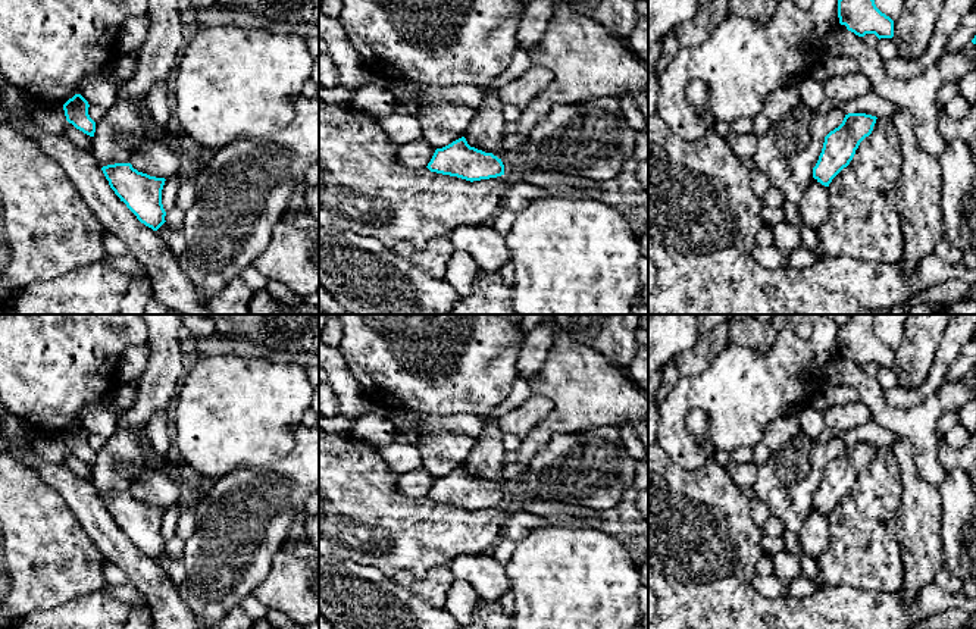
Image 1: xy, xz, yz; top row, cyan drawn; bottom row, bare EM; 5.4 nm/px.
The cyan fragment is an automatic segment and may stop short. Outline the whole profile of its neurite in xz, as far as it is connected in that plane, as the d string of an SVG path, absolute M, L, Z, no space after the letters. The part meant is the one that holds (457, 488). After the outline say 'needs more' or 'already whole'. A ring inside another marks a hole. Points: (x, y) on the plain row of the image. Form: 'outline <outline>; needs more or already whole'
outline M464 466L437 478L426 497L431 501L457 506L470 511L504 504L501 488L470 476Z; already whole

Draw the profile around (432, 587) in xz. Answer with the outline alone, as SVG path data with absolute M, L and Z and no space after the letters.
M437 566L422 576L410 572L398 572L392 576L392 581L420 597L425 603L437 608L444 608L448 589L454 582L454 575L448 566Z

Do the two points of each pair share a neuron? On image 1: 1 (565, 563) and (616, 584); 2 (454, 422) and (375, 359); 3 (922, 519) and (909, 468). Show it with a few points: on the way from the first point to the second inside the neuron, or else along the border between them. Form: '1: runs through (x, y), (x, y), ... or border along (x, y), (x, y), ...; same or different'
1: runs through (578, 576), (584, 582), (603, 582); same
2: border along (424, 413), (481, 416); different
3: runs through (920, 506), (912, 481); same

